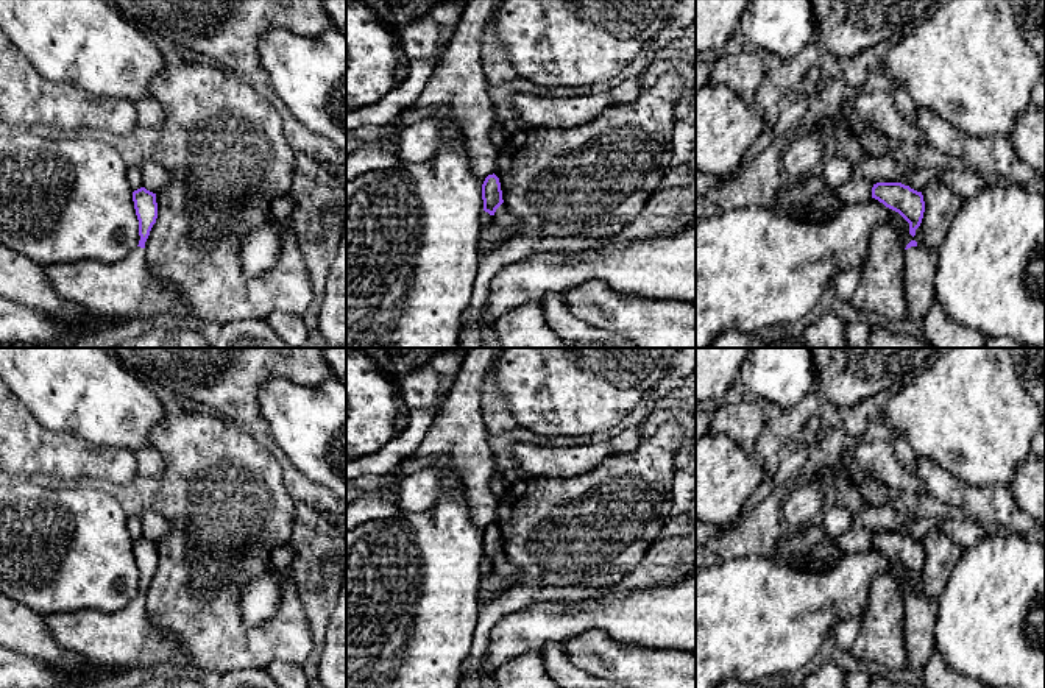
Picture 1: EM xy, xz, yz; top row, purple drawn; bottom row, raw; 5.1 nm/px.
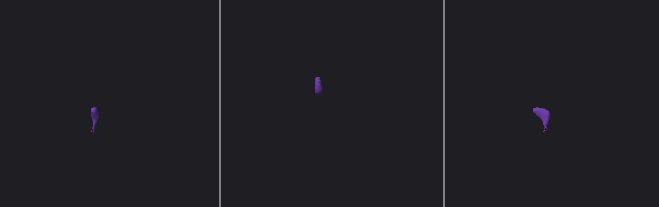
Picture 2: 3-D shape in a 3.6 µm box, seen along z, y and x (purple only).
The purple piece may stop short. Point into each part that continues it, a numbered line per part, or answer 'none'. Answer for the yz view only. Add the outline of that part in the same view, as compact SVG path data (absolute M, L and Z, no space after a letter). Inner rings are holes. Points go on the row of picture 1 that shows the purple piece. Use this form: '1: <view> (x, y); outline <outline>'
1: yz (919, 273); outline M911 246L906 250L903 273L905 312L906 317L919 324L923 323L934 300L937 250L926 246Z

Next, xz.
none

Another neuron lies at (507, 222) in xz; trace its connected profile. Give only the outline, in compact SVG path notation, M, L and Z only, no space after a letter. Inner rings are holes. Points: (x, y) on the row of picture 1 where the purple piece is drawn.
M504 203L496 209L493 215L493 225L499 226L505 232L515 232L521 229L521 223L513 214L508 212Z

